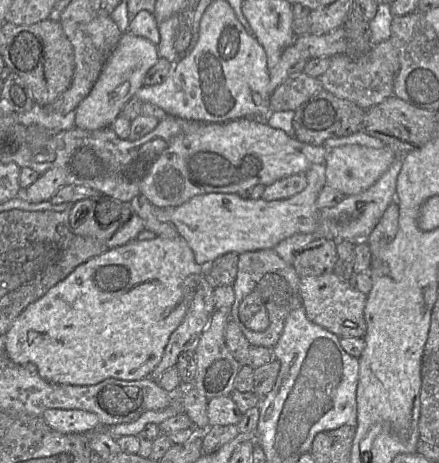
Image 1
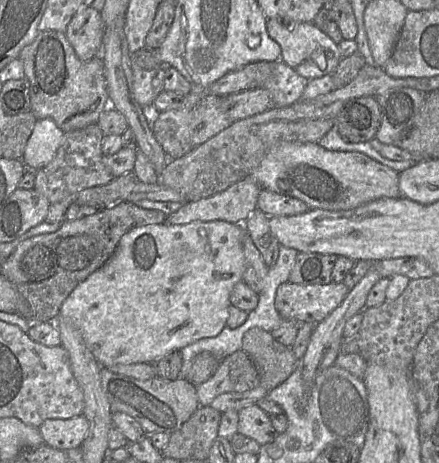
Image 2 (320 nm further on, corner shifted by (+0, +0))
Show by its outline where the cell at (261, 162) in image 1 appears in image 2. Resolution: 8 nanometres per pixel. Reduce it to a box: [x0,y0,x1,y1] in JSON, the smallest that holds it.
[251,142,400,210]

